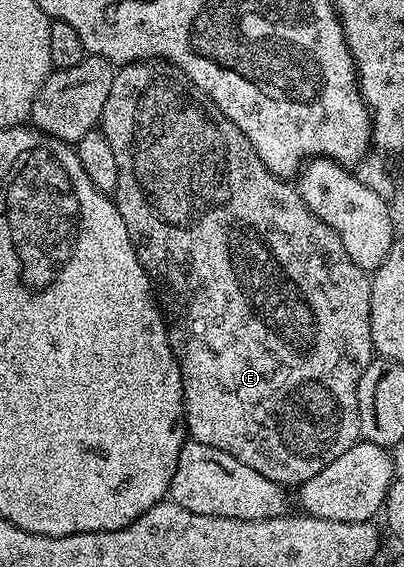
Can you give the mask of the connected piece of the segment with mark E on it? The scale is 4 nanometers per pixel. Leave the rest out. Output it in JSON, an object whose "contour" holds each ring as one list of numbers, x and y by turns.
{"contour":[[153,58,150,60,136,60,133,64,117,67,112,77,110,98,106,98,106,106,100,115,98,128,99,131,104,133,106,142,110,142,110,150,114,150,114,162,118,162,118,186,114,193,116,209,118,214,122,214,122,222,126,222,126,230,130,234,130,242,138,254,138,262,142,262,142,266,148,271,149,280,158,289,158,303,168,325,168,341,182,374,184,423,187,435,206,446,214,446,226,454,238,458,238,462,246,462,246,466,250,466,250,470,258,470,258,474,262,474,274,482,285,486,305,484,307,480,314,478,314,474,318,474,318,470,326,470,326,466,330,466,330,462,334,462,334,458,339,458,340,455,346,454,346,450,350,450,350,446,354,446,361,439,360,419,358,418,358,382,362,378,366,366,374,358,372,335,370,334,371,275,353,262,350,254,346,252,346,246,342,244,342,238,326,222,322,222,322,218,318,218,318,214,314,214,310,210,310,206,306,206,306,202,300,197,299,187,295,183,289,182,283,176,274,175,266,166,266,162,262,162,262,158,258,158,258,154,254,150,254,146,250,146,246,134,230,118,226,118,226,114,222,114,222,110,218,110,216,103,207,94,202,90,198,90,198,86,194,86,194,82,190,82,190,78,181,68,174,66,170,61]]}

